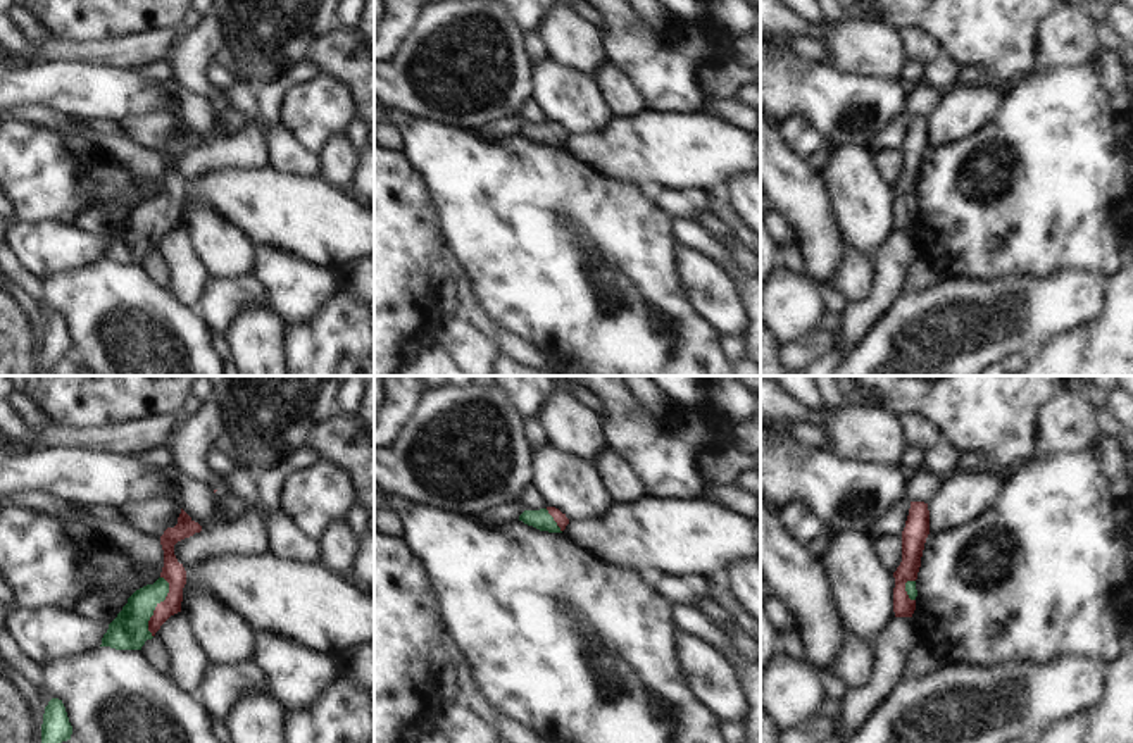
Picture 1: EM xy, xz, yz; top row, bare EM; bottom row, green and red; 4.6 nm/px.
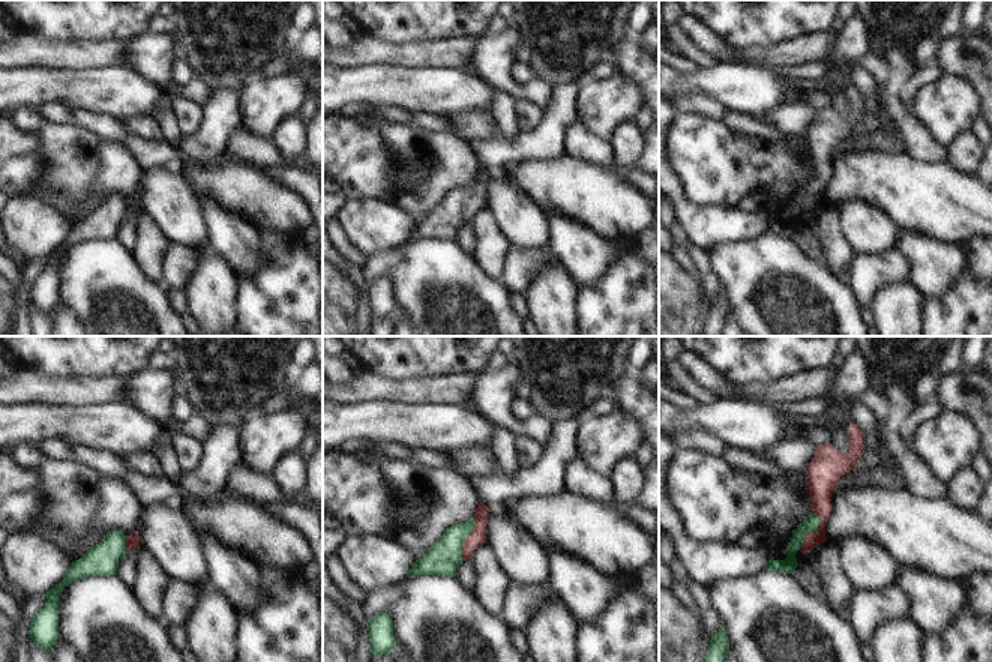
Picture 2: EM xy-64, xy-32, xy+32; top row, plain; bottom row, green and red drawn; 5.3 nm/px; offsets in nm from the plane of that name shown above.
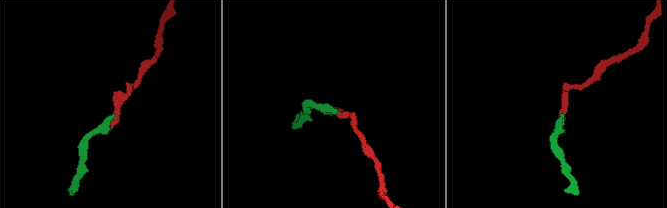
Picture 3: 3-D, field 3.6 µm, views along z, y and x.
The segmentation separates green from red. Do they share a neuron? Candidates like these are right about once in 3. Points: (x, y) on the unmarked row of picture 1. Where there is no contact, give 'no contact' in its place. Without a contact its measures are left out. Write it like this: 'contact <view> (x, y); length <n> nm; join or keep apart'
contact xy (156, 219); length 300 nm; join

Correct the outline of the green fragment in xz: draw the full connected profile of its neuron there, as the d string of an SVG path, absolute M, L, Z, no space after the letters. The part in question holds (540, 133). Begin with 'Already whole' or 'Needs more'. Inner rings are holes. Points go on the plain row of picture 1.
Needs more. M547 121L540 124L524 124L519 129L519 134L540 145L548 145L548 147L562 147L569 138L569 133L566 131L566 128L562 128L555 121Z

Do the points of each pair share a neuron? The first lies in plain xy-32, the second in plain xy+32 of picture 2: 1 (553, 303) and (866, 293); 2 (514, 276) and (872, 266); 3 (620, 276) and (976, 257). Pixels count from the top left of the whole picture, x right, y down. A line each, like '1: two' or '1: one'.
1: two
2: one
3: two

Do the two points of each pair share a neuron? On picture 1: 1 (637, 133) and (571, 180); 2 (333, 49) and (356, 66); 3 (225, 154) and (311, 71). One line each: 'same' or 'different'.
1: different
2: same
3: same

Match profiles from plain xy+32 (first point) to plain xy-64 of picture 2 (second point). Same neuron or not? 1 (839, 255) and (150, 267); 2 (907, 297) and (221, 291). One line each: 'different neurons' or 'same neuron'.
1: same neuron
2: same neuron

